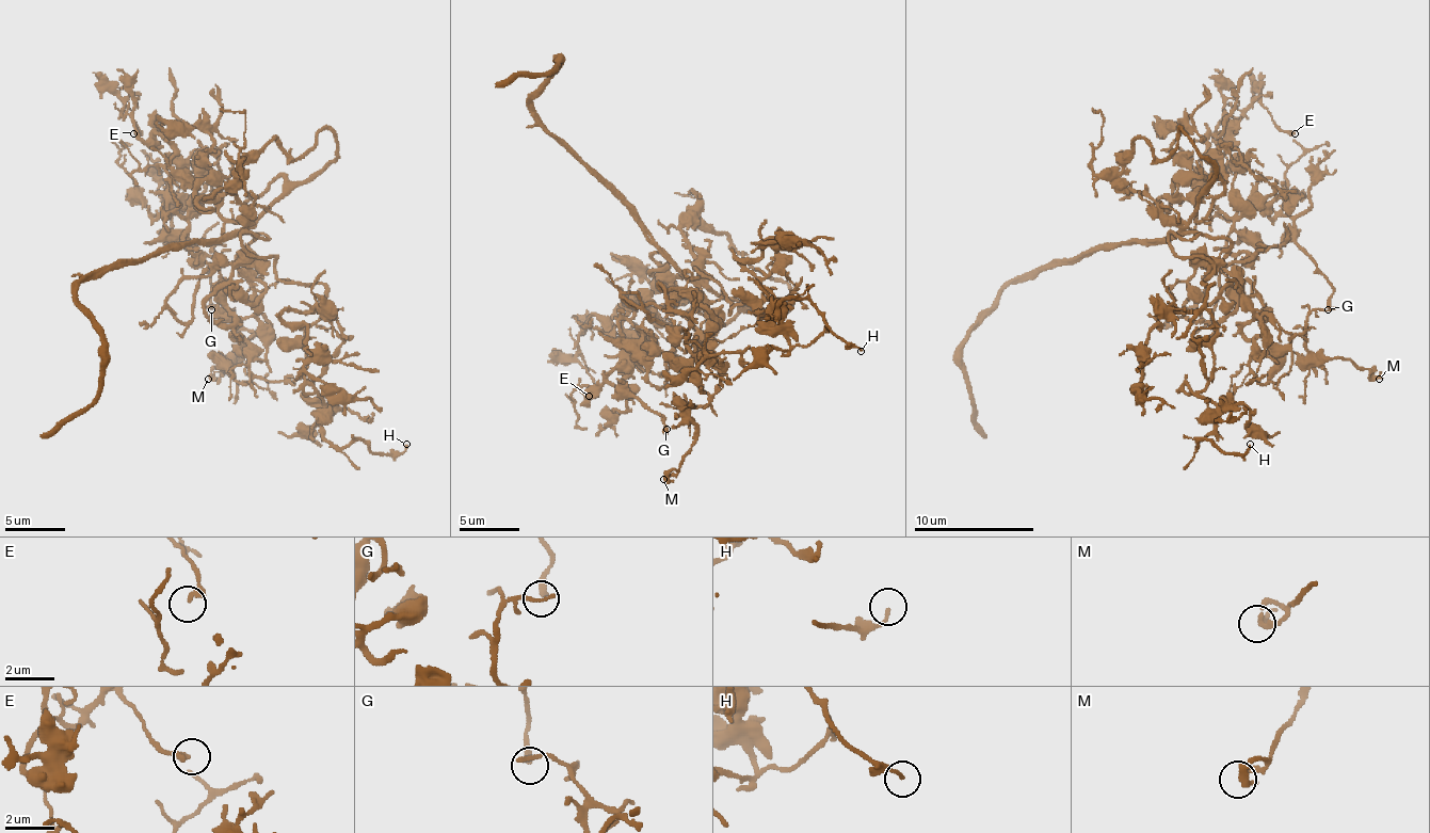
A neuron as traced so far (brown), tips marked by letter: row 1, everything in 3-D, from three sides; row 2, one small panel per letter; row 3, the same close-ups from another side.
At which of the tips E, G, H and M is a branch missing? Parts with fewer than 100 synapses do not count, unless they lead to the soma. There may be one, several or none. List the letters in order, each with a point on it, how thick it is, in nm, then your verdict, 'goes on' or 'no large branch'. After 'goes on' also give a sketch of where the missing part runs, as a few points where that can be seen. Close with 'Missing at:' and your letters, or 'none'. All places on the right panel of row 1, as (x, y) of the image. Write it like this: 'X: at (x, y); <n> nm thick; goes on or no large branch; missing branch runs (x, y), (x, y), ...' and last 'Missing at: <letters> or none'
E: at (1295, 133); 220 nm thick; no large branch
G: at (1328, 309); 240 nm thick; no large branch
H: at (1250, 444); 120 nm thick; no large branch
M: at (1379, 379); 240 nm thick; no large branch
Missing at: none

